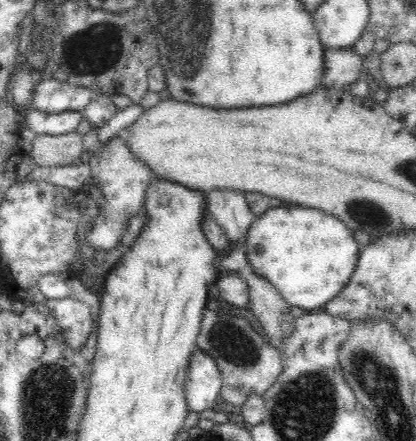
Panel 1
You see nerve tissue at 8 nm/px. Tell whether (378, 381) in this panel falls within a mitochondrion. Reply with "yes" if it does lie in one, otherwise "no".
yes

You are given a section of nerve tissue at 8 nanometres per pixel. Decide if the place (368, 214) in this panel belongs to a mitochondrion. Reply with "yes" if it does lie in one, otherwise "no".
yes

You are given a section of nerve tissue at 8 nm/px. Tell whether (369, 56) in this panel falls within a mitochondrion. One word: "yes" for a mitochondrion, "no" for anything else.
no

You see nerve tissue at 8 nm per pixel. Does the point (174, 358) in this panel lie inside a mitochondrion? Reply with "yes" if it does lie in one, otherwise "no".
no

